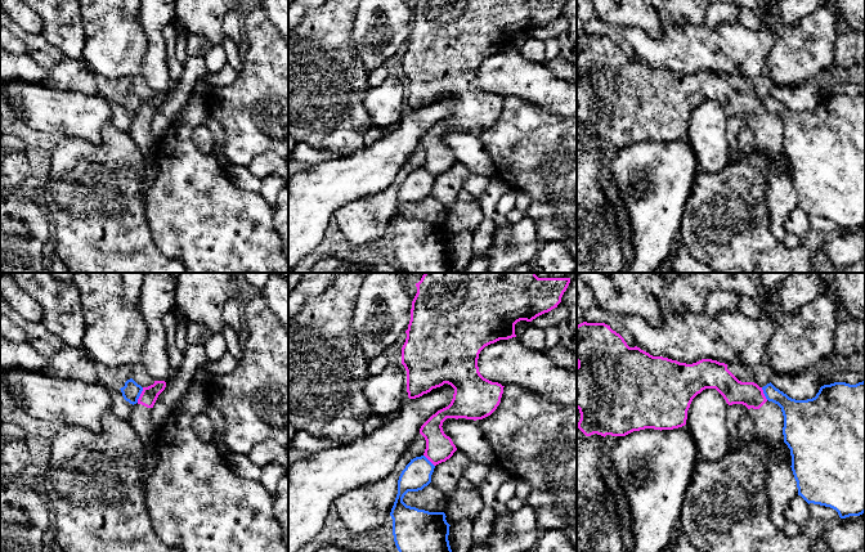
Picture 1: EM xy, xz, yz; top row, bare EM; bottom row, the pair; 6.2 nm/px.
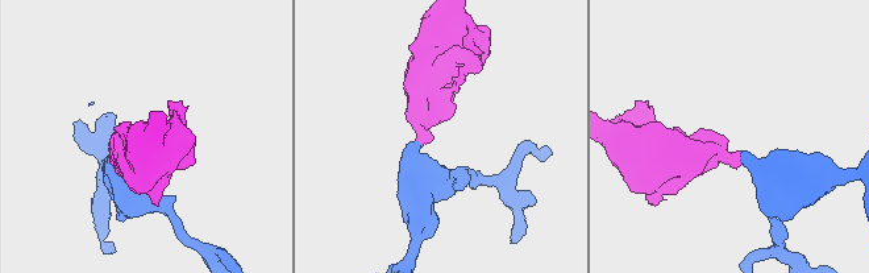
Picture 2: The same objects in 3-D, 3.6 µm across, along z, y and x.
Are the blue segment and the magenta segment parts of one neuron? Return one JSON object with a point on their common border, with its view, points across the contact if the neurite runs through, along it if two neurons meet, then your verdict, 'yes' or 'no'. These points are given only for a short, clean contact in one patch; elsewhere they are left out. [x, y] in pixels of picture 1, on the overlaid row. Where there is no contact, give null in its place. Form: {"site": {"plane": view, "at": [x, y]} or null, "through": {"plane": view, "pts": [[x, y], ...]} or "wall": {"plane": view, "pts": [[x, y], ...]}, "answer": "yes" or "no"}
{"site": {"plane": "xy", "at": [139, 395]}, "wall": {"plane": "xy", "pts": [[143, 387], [137, 402]]}, "answer": "no"}

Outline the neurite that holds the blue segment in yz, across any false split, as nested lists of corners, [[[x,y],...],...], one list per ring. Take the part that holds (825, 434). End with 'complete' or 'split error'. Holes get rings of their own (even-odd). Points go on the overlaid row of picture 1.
[[[865,381],[856,385],[834,382],[820,387],[815,398],[795,400],[776,389],[771,382],[762,387],[768,401],[777,404],[784,416],[784,443],[790,449],[792,471],[798,495],[808,504],[835,510],[841,519],[865,512]]] | complete

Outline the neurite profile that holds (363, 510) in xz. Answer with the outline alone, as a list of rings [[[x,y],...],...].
[[[418,434],[386,477],[349,490],[333,502],[341,521],[353,535],[371,535],[386,522],[398,494],[402,471],[413,458],[423,455],[425,449],[426,440]]]

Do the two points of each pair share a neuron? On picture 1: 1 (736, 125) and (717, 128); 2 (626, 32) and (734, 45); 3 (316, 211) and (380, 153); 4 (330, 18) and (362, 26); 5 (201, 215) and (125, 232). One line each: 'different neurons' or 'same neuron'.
1: different neurons
2: same neuron
3: same neuron
4: different neurons
5: different neurons

